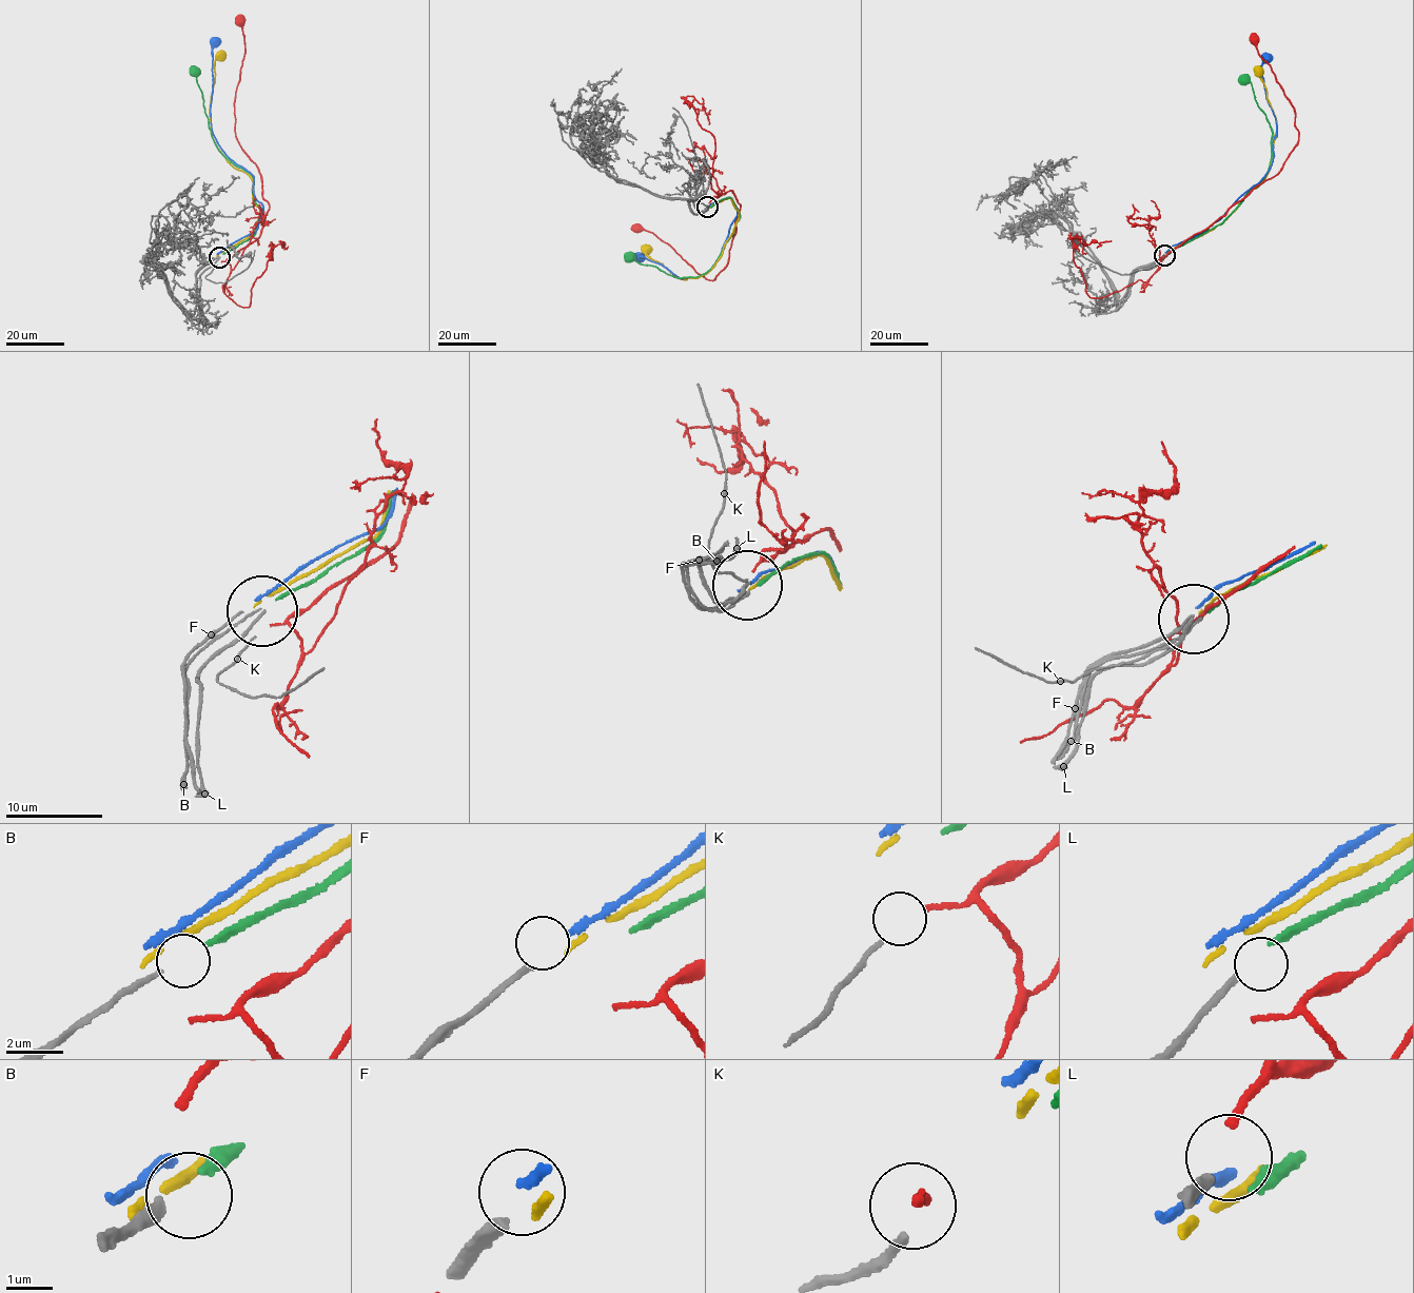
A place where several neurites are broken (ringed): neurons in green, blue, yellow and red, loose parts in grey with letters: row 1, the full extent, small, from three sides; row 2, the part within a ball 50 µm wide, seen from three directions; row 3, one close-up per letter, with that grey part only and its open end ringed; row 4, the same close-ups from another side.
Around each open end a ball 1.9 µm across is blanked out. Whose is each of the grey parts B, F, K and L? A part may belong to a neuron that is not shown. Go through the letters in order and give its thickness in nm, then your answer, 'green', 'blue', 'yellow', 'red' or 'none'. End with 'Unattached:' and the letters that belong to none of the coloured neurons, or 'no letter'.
B: 220 nm thick; green
F: 240 nm thick; none
K: 170 nm thick; red
L: 240 nm thick; none
Unattached: F, L

